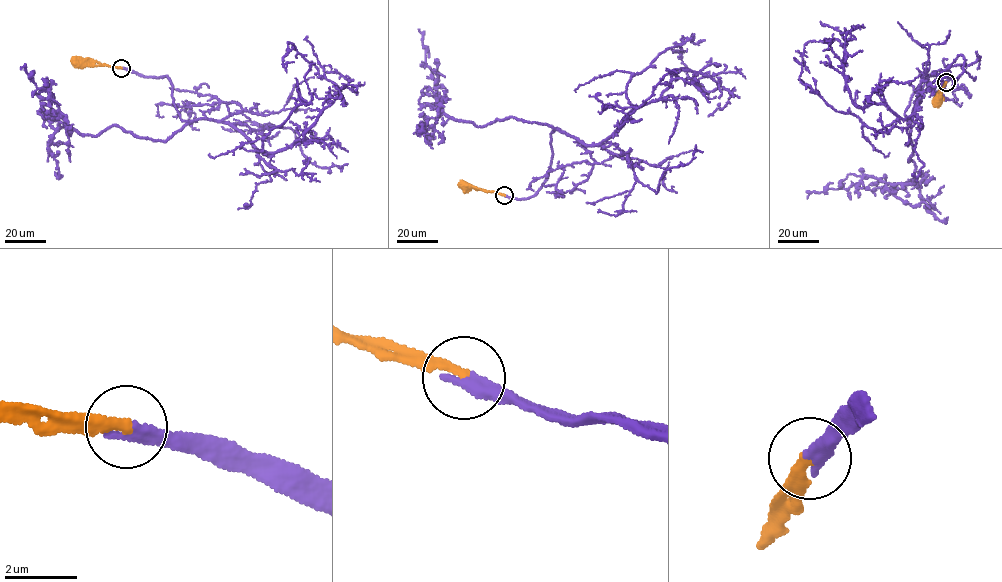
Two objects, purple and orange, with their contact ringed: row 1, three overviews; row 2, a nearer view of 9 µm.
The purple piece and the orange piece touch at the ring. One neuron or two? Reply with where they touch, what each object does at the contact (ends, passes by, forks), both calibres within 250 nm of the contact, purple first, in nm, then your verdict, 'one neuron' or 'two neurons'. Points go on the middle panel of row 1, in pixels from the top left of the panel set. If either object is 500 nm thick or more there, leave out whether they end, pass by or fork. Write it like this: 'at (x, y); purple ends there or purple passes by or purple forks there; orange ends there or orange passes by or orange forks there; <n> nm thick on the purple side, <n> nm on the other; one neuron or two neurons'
at (504, 195); purple ends there; orange ends there; 360 nm thick on the purple side, 280 nm on the other; one neuron

